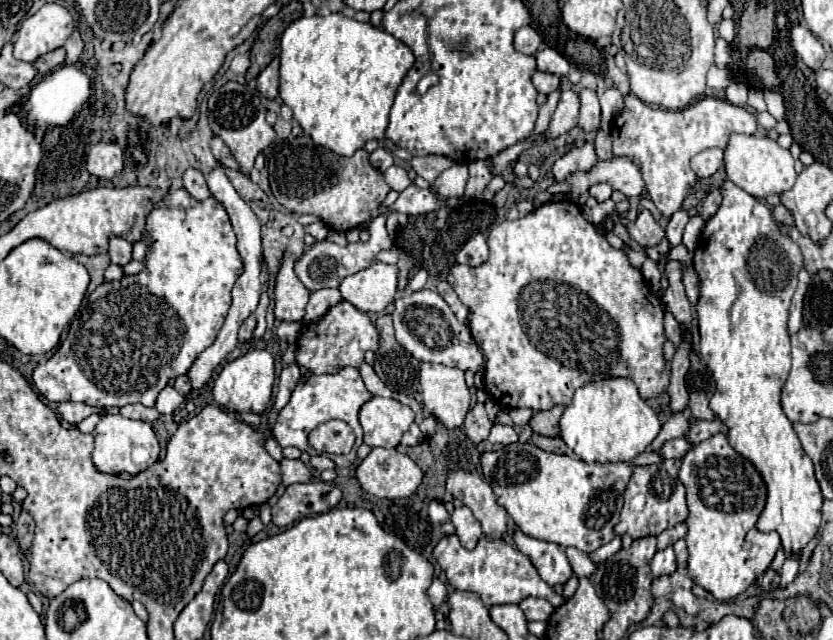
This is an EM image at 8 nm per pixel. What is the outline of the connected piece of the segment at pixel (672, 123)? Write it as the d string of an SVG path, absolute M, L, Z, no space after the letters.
M624 98L624 110L622 114L616 118L614 128L612 128L612 144L614 144L614 154L616 156L626 156L632 158L634 164L640 168L640 172L646 178L646 188L648 194L654 202L654 206L658 208L658 212L664 218L670 218L674 212L678 212L682 208L682 202L686 200L686 196L692 192L694 184L696 184L696 174L690 168L690 158L706 148L724 148L726 146L726 138L732 132L740 132L740 134L754 134L756 130L756 116L750 114L746 108L742 106L734 106L726 100L720 98L702 98L696 104L684 108L684 110L660 110L660 108L650 108L648 104L644 104L638 98Z

